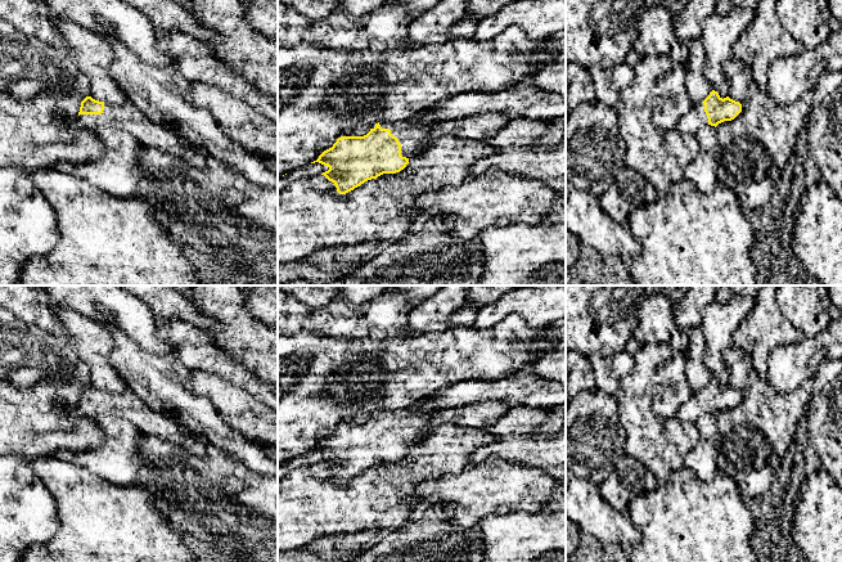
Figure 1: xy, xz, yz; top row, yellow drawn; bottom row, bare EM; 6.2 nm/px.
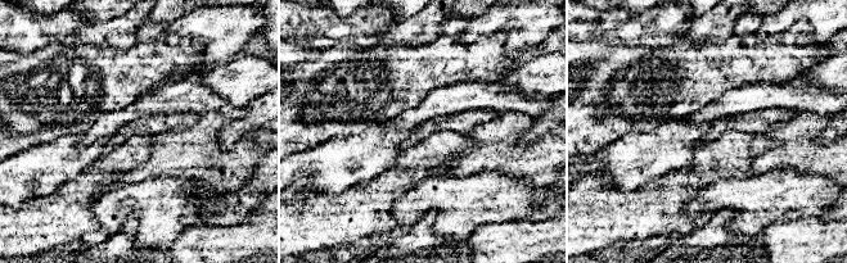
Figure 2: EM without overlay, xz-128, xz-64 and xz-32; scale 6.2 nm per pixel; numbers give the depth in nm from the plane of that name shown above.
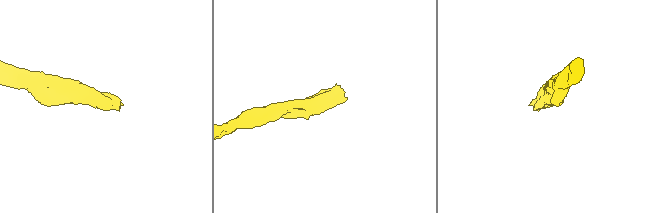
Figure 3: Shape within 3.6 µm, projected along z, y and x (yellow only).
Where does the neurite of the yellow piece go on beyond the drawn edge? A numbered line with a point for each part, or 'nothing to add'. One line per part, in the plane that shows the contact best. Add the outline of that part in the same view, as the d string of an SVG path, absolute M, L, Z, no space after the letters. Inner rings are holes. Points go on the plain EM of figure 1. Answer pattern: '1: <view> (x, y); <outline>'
1: xz (412, 422); M414 405L404 409L379 410L382 417L390 417L401 432L401 444L411 448L423 441L431 432L427 426L432 415L438 412L434 409L417 409Z

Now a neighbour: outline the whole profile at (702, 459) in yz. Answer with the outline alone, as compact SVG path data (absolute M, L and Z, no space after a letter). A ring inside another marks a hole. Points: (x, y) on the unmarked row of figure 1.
M711 413L702 414L695 424L699 430L699 442L686 455L684 467L690 468L699 480L708 482L719 473L716 415Z

